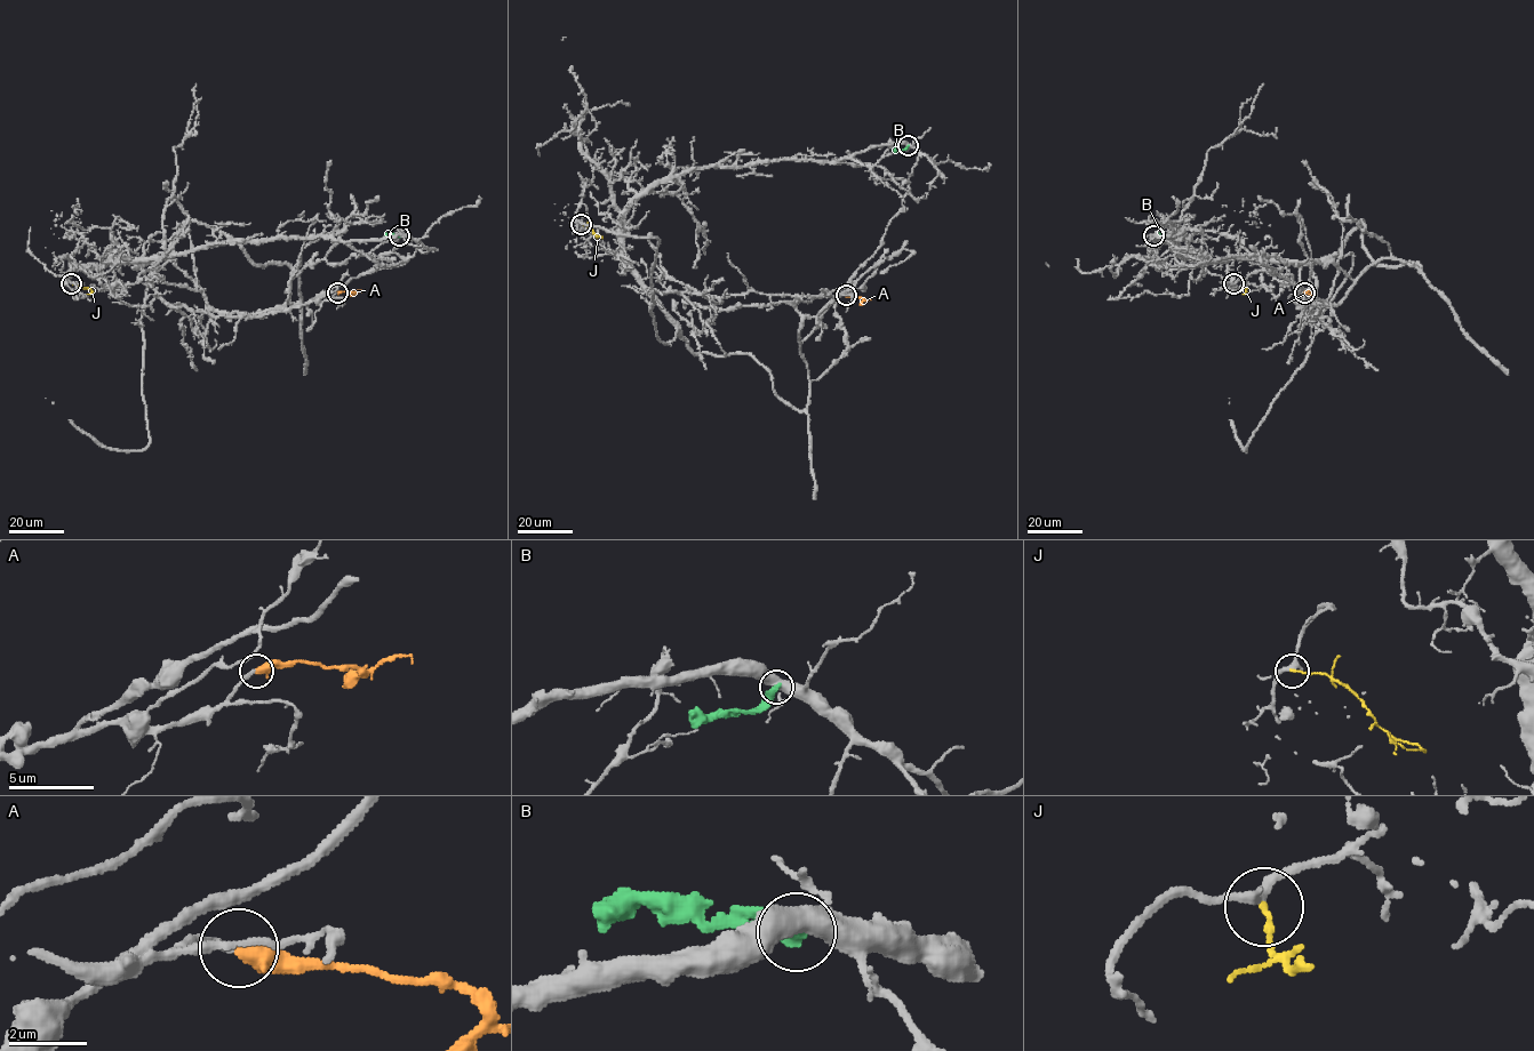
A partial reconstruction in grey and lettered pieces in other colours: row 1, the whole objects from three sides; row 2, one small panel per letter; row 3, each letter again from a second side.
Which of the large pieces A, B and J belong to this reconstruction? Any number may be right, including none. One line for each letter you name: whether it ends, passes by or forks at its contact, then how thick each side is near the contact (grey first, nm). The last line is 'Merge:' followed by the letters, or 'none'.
A: it ends; calibres 200 and 500 nm
Merge: A

